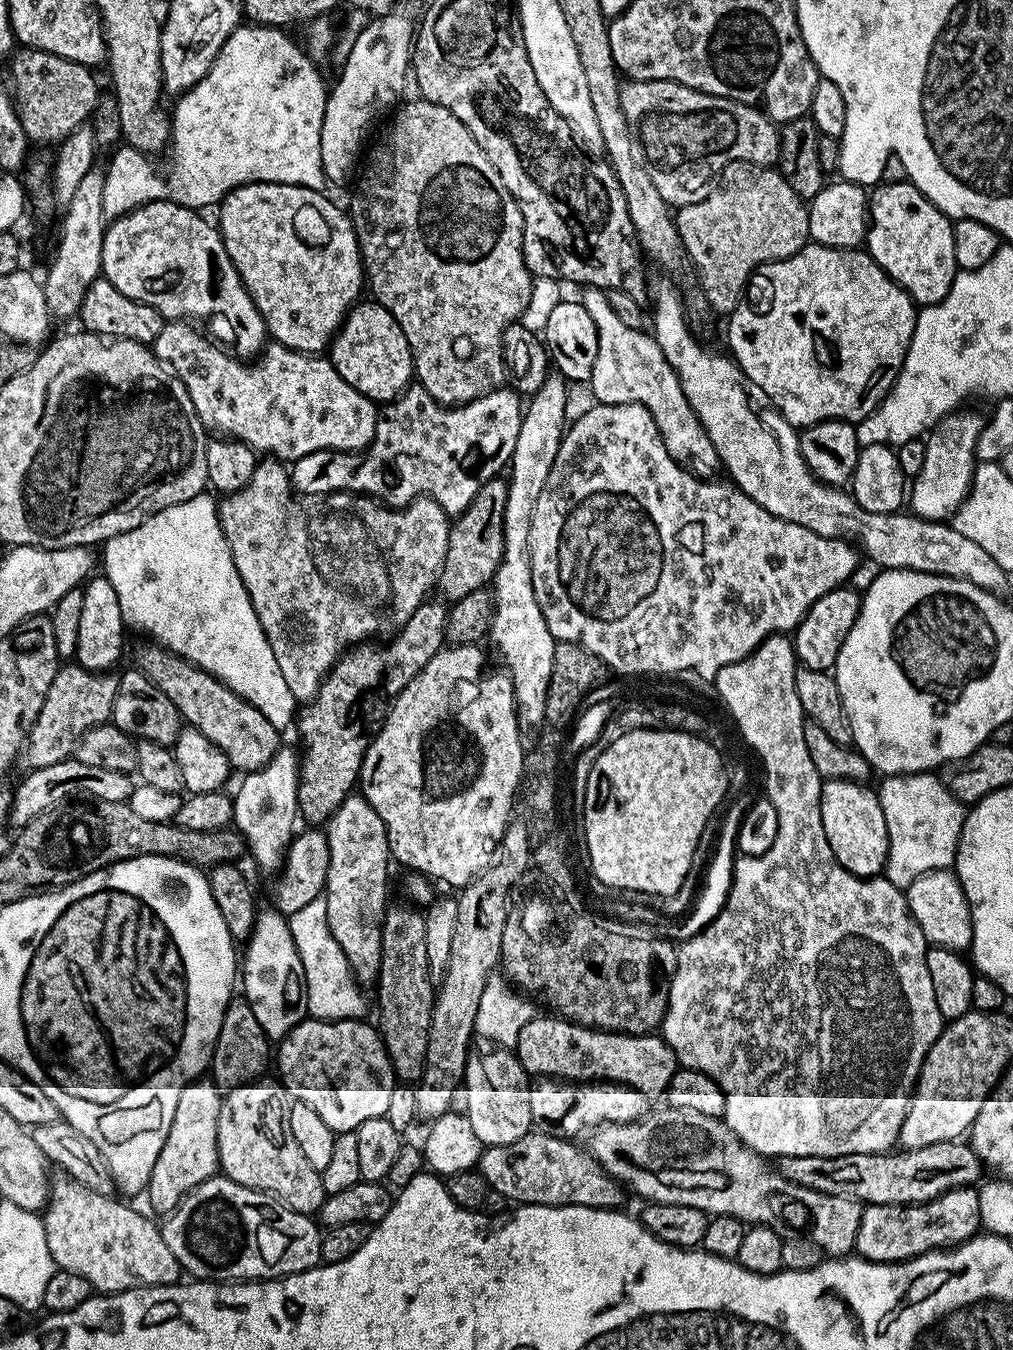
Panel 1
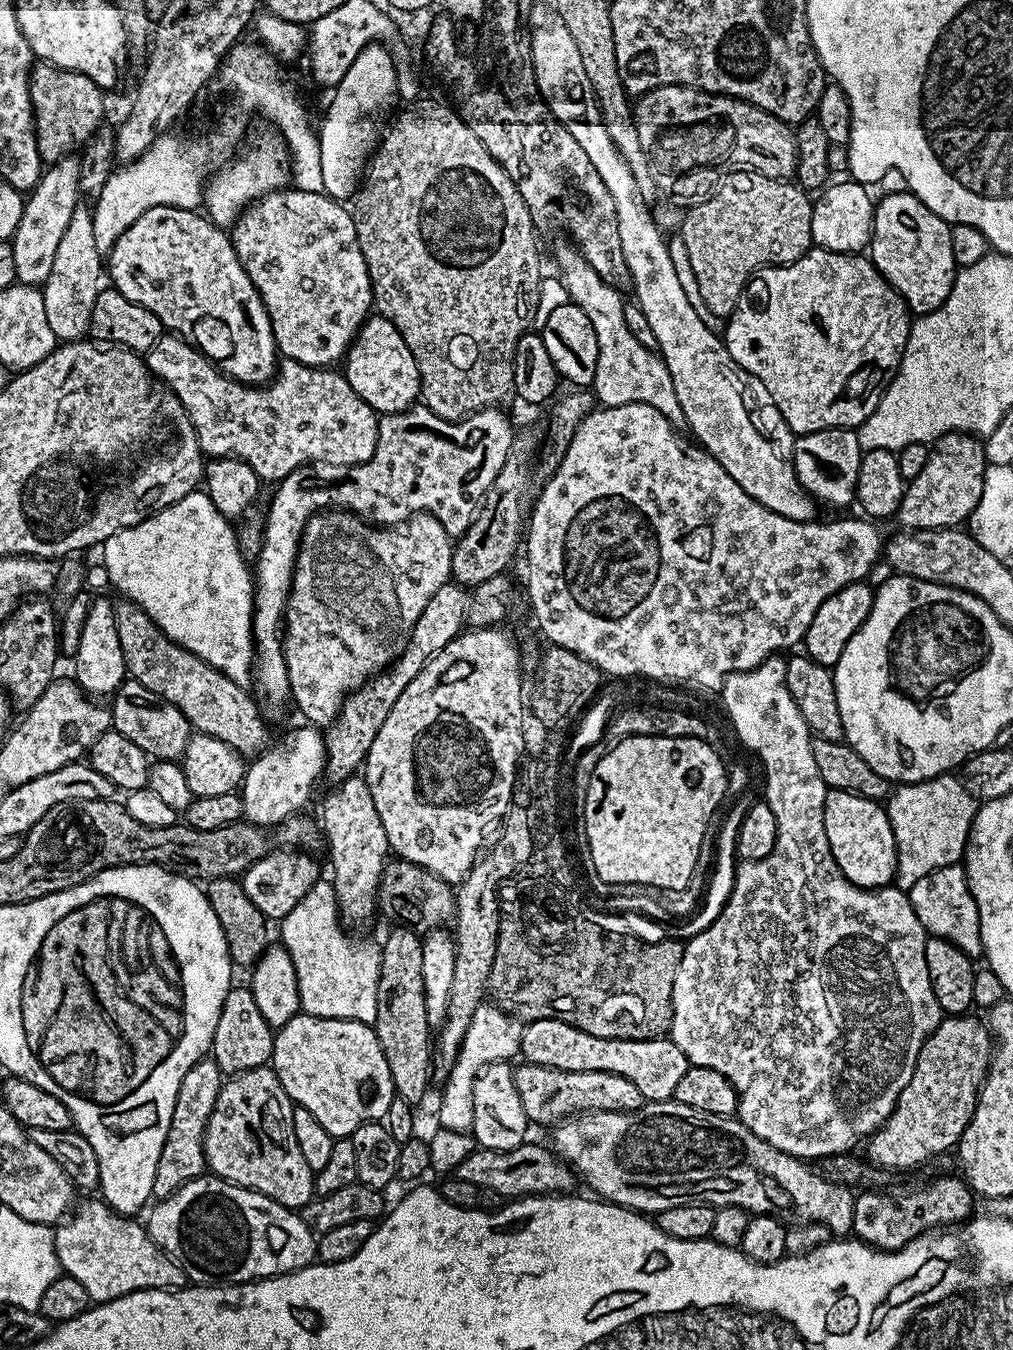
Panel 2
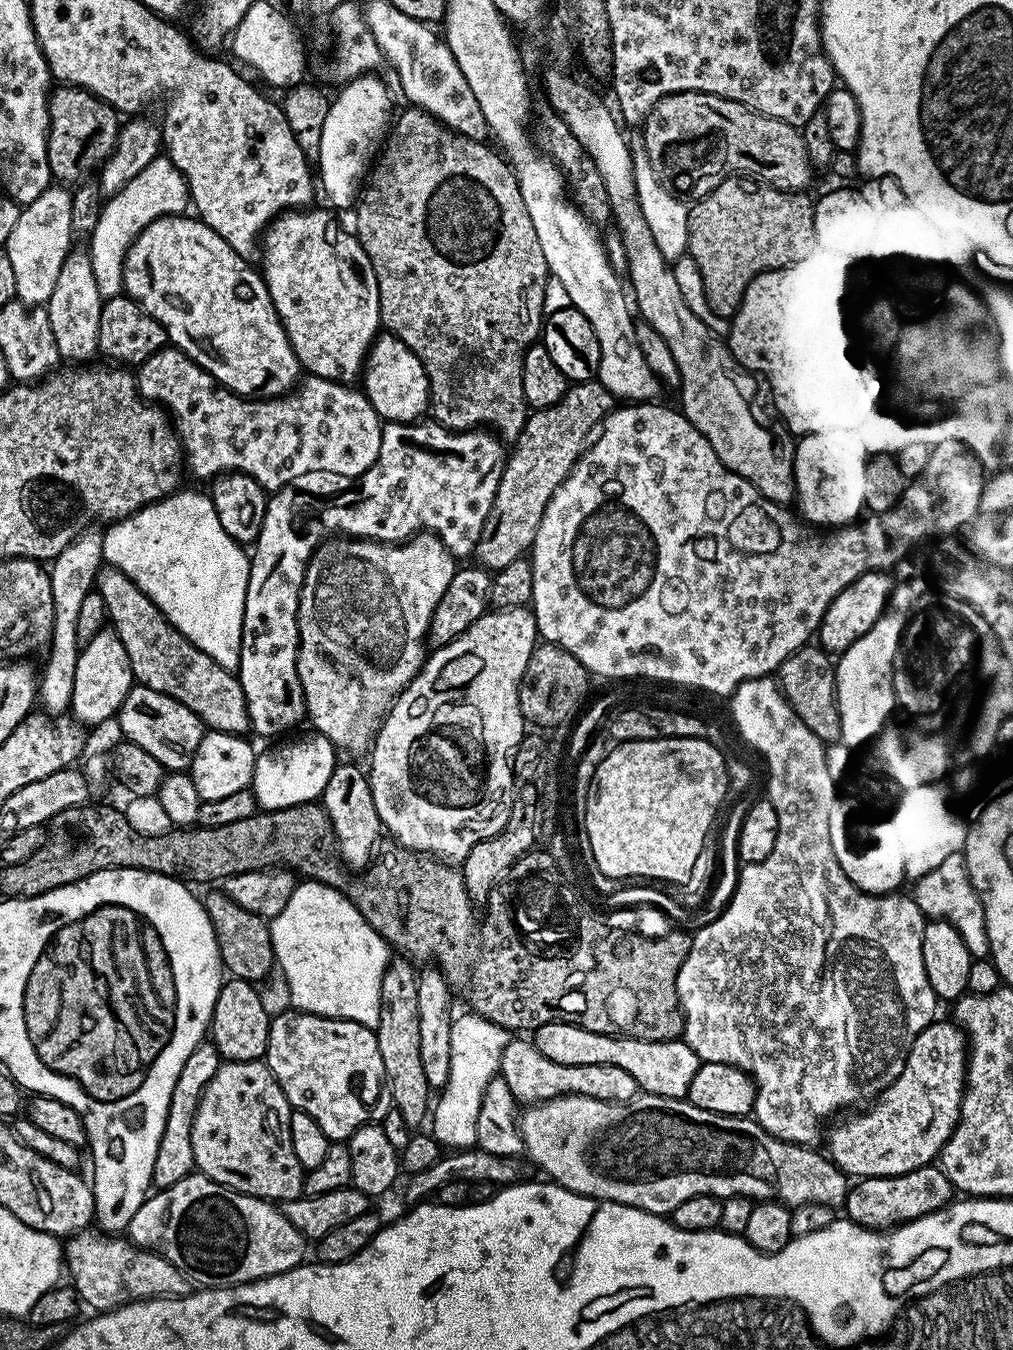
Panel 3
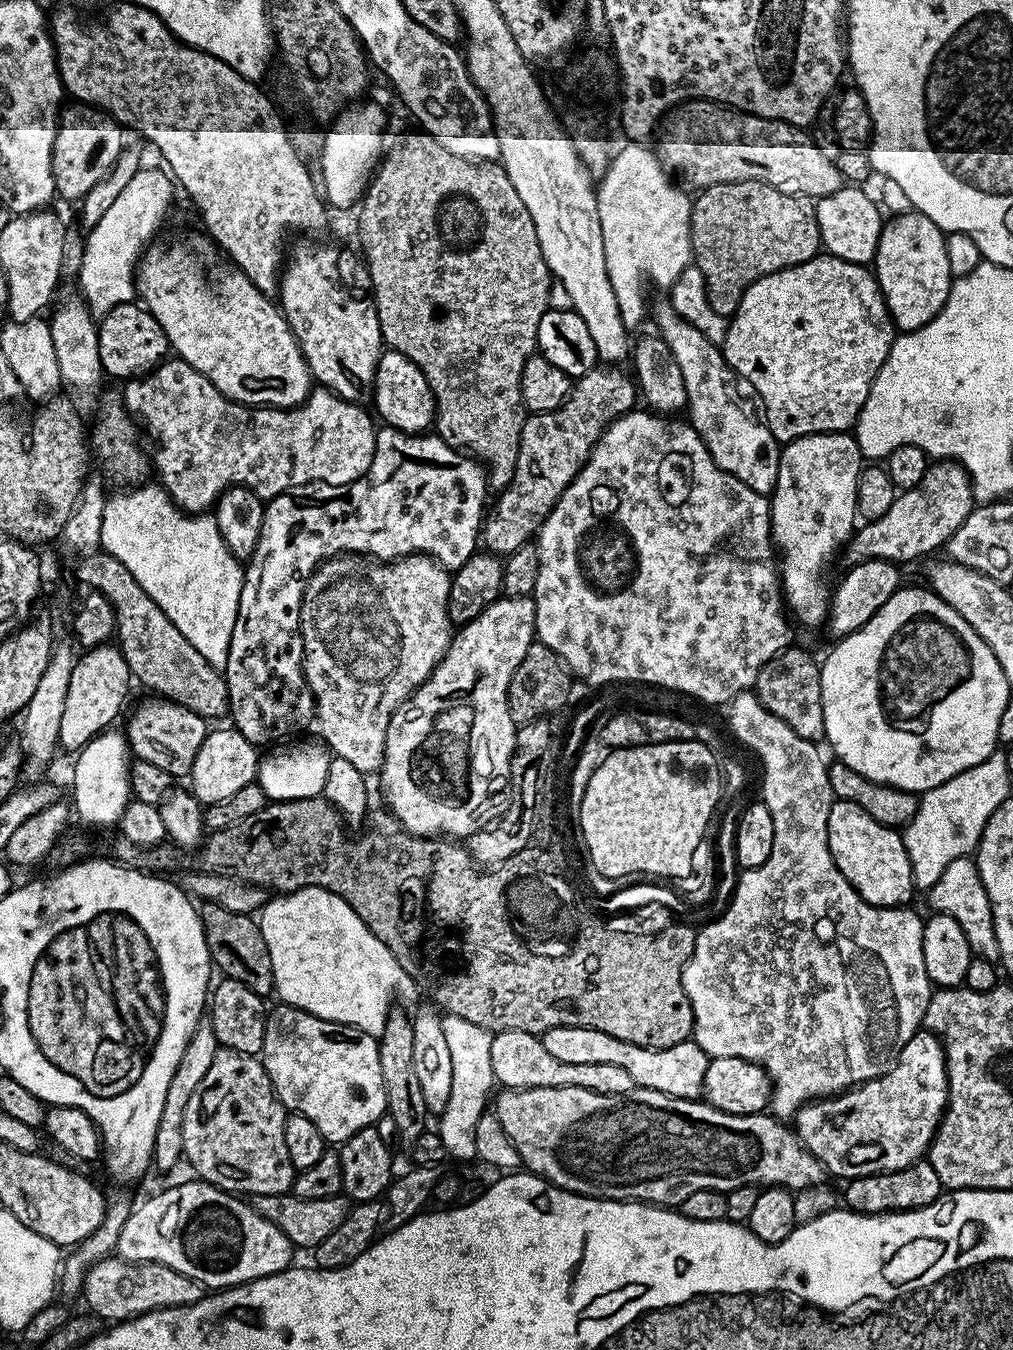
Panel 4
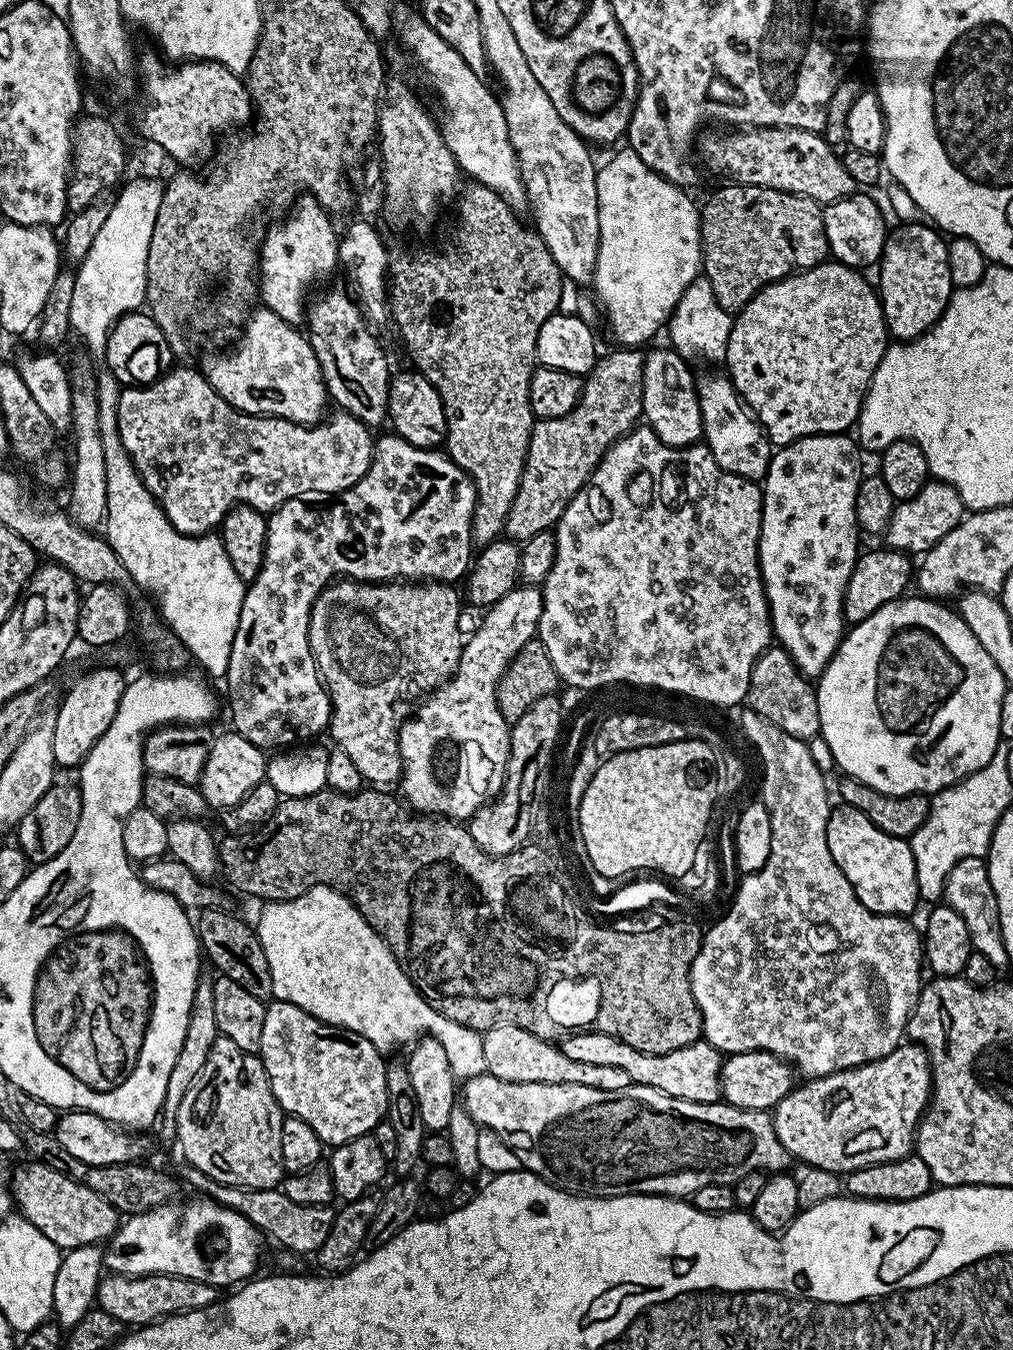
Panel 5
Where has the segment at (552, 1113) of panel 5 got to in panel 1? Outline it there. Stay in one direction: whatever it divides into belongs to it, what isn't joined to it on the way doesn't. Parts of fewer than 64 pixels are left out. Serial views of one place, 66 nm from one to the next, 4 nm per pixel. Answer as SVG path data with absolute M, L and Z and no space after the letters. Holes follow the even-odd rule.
M663 1106L657 1110L649 1111L648 1115L640 1117L639 1120L629 1124L601 1124L599 1128L591 1133L592 1145L590 1151L592 1156L600 1163L607 1172L609 1172L617 1182L621 1184L629 1193L637 1192L641 1196L641 1201L651 1202L653 1204L677 1204L678 1206L694 1206L698 1210L711 1213L712 1216L733 1216L744 1221L745 1225L755 1226L757 1224L766 1224L773 1228L781 1238L787 1238L793 1234L804 1234L812 1239L819 1246L821 1253L828 1258L844 1258L855 1249L856 1239L858 1238L858 1222L862 1218L864 1209L858 1200L842 1198L841 1196L831 1196L822 1194L818 1190L810 1190L806 1186L798 1186L790 1182L786 1177L781 1176L779 1171L768 1169L769 1161L765 1157L759 1156L754 1150L750 1150L739 1138L735 1136L723 1119L706 1114L698 1114L696 1110L686 1110L685 1108L674 1108Z

